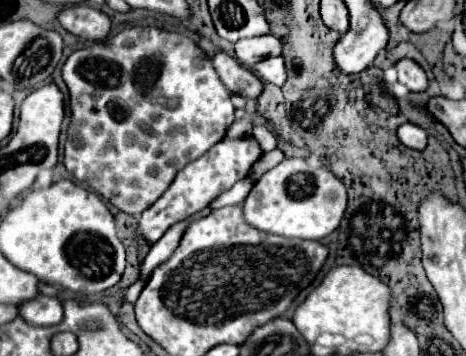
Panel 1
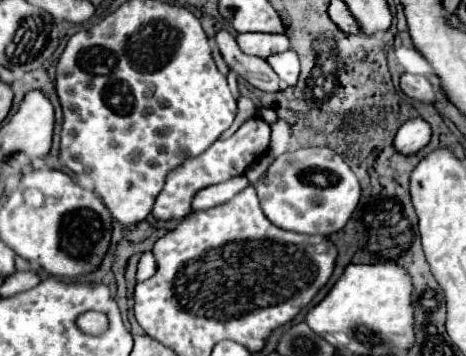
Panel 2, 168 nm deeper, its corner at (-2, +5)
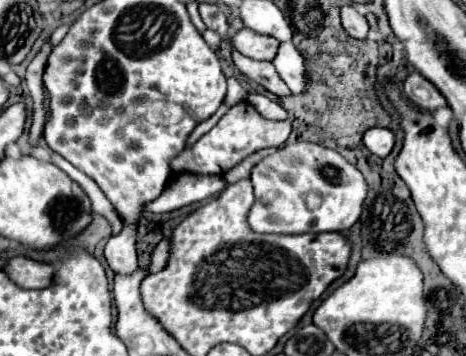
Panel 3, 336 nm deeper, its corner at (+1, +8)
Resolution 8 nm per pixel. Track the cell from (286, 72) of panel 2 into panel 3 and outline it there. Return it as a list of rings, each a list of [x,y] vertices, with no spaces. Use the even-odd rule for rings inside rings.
[[[282,42],[278,46],[278,52],[272,60],[278,76],[286,82],[286,86],[292,90],[292,94],[304,92],[304,58],[302,54],[292,46],[292,42]]]

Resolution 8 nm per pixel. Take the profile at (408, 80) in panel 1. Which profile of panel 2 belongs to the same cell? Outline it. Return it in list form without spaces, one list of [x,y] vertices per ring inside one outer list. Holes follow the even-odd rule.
[[[403,73],[401,75],[401,91],[417,101],[423,103],[435,103],[437,93],[433,89],[433,85],[427,81],[427,77],[423,75],[411,75],[411,73]]]

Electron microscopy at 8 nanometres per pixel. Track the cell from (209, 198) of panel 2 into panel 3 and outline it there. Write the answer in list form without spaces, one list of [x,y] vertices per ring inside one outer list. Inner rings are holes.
[[[178,174],[170,176],[162,196],[158,200],[146,204],[150,212],[172,212],[182,206],[208,200],[220,194],[228,186],[224,176],[194,176],[194,174]]]

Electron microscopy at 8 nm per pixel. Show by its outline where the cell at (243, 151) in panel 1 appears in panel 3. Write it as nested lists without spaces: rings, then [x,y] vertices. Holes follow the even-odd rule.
[[[246,102],[230,108],[230,112],[226,112],[226,116],[208,132],[204,134],[194,146],[186,148],[184,152],[180,152],[170,168],[172,174],[182,174],[182,172],[192,172],[192,174],[226,174],[228,170],[232,170],[236,164],[240,164],[246,156],[262,150],[262,148],[270,148],[270,146],[280,146],[282,142],[286,142],[286,138],[290,136],[290,122],[272,122],[266,120],[258,114],[258,110]]]

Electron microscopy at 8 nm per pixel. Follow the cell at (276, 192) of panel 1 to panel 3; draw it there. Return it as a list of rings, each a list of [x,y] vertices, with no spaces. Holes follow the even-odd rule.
[[[304,140],[286,144],[258,162],[252,170],[252,184],[256,202],[250,210],[250,226],[254,232],[340,232],[358,220],[366,198],[366,180],[352,164],[336,150]]]

